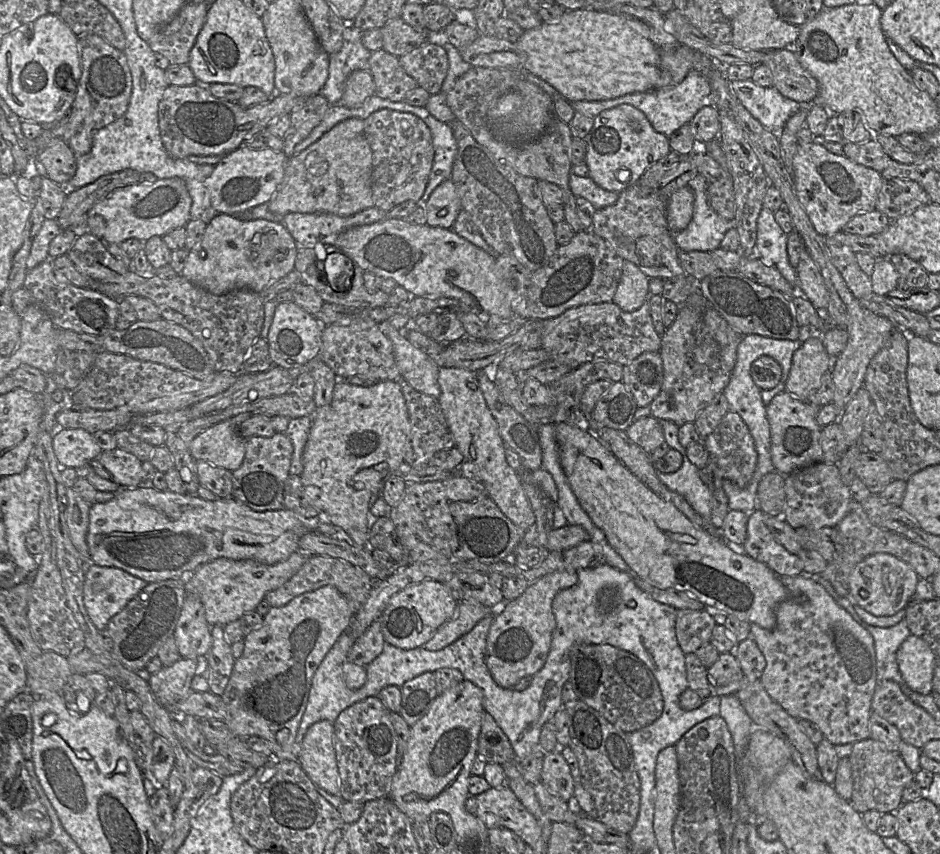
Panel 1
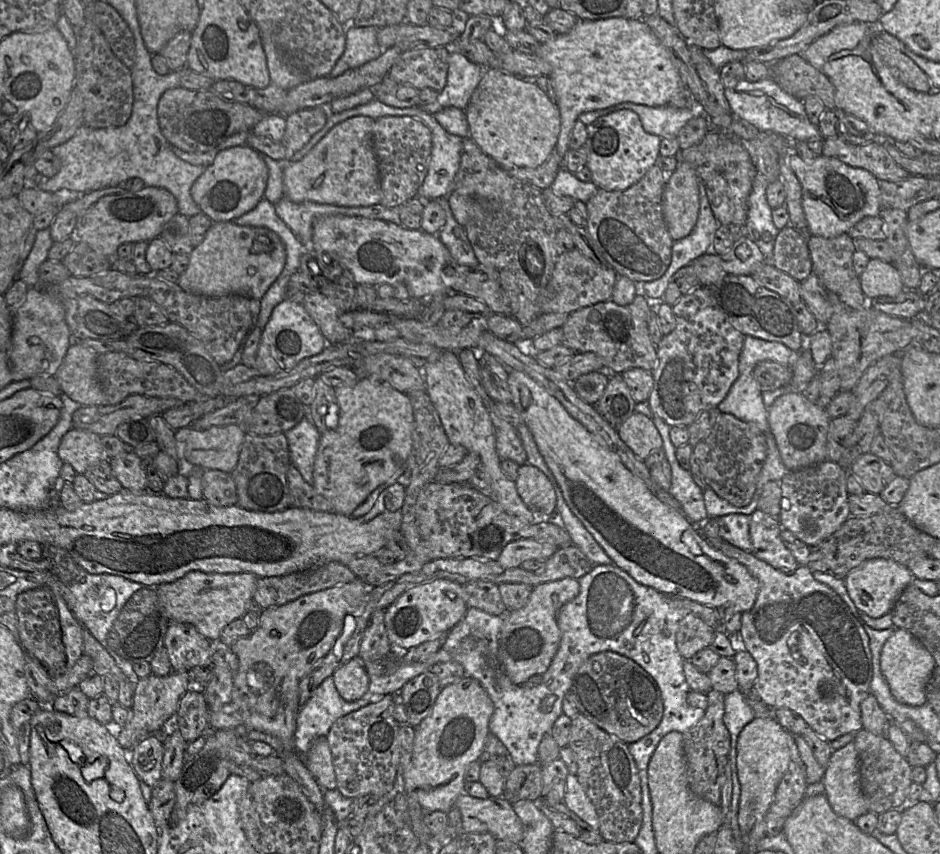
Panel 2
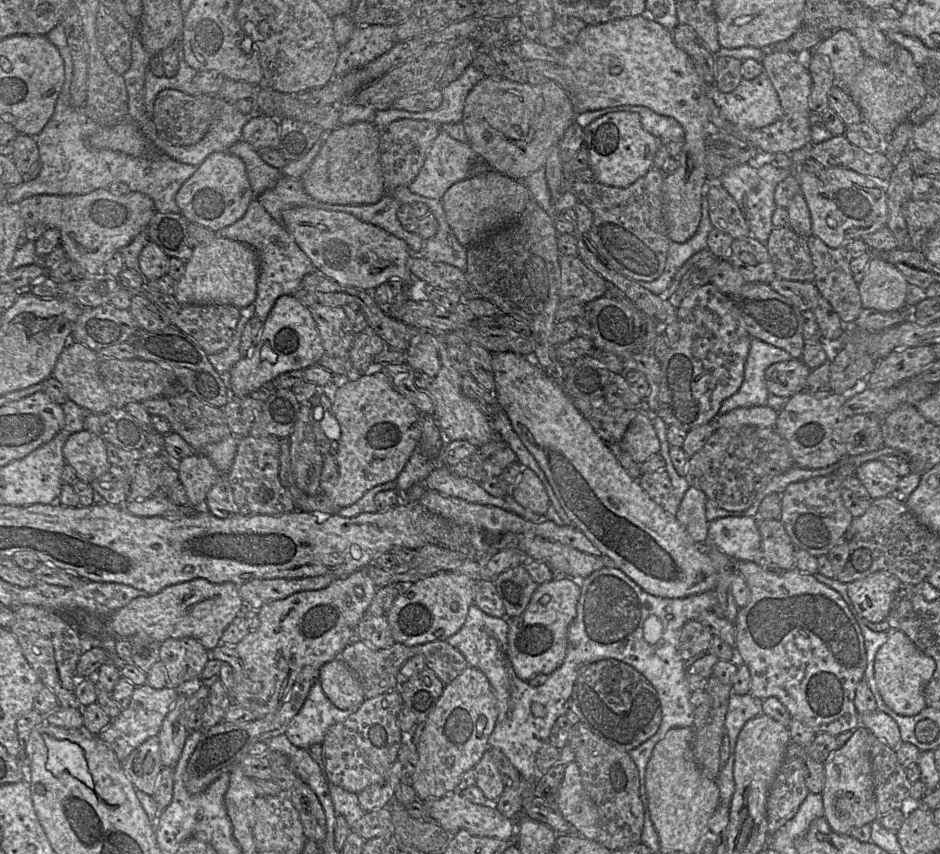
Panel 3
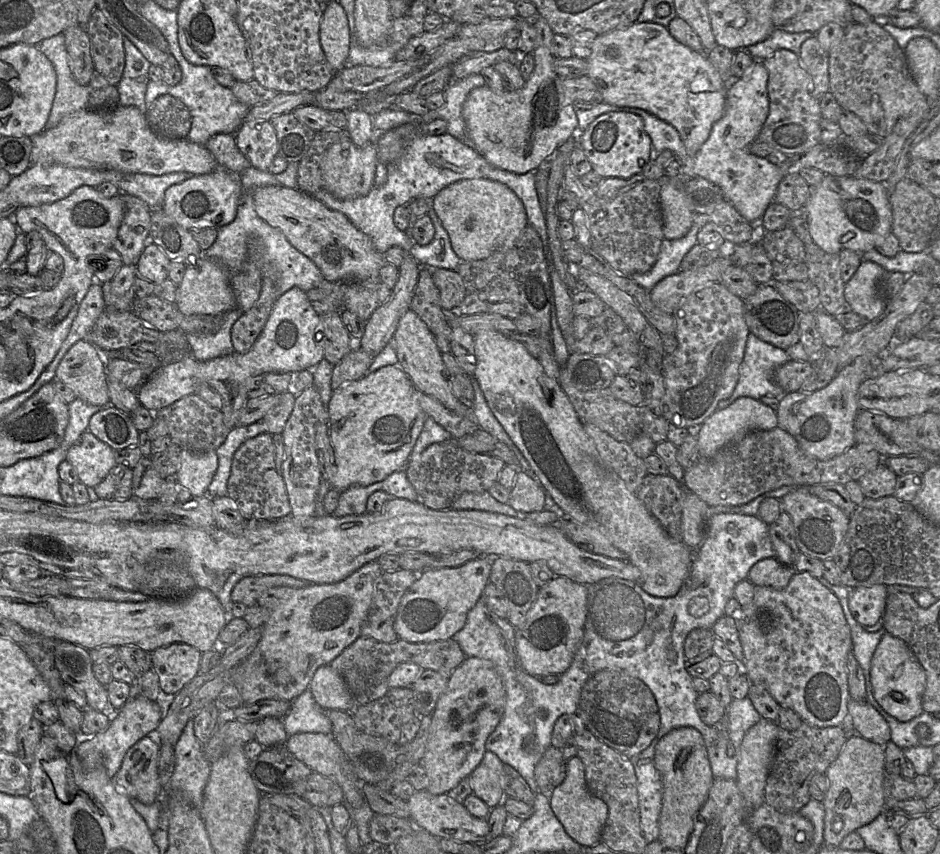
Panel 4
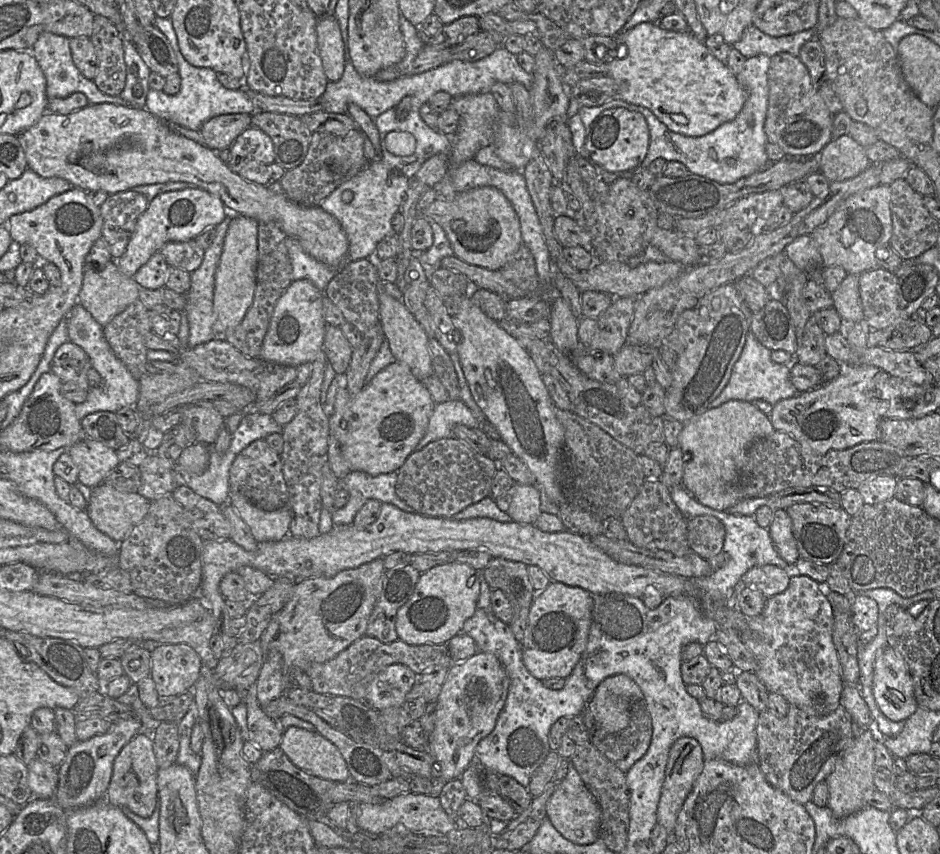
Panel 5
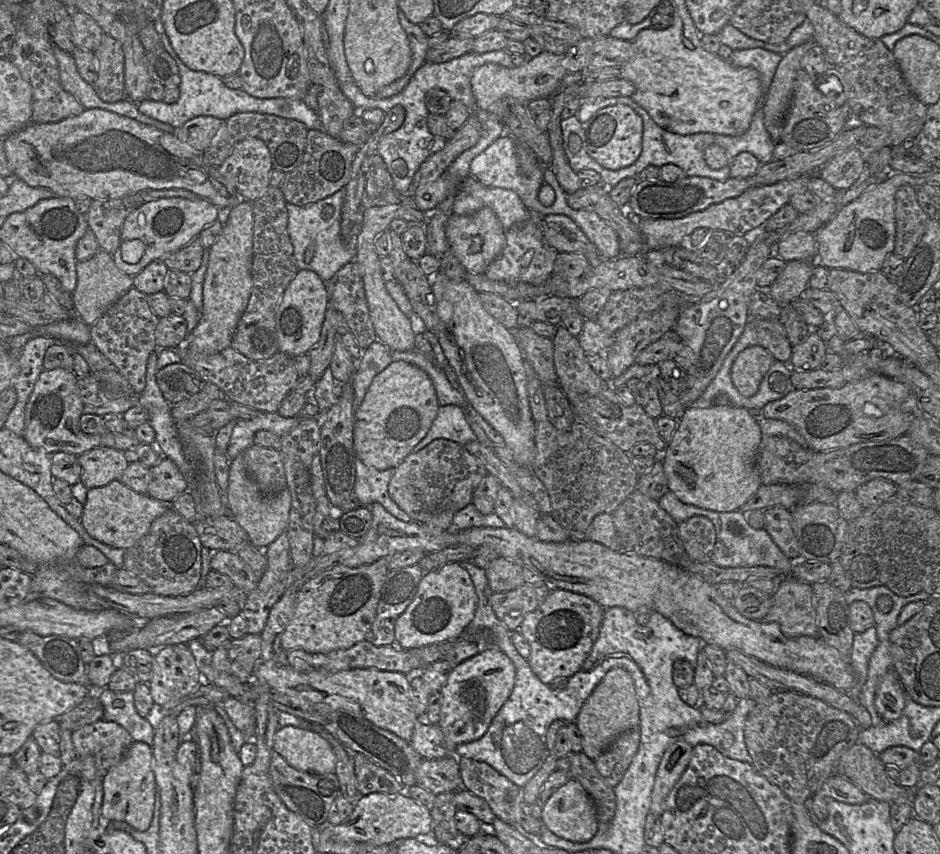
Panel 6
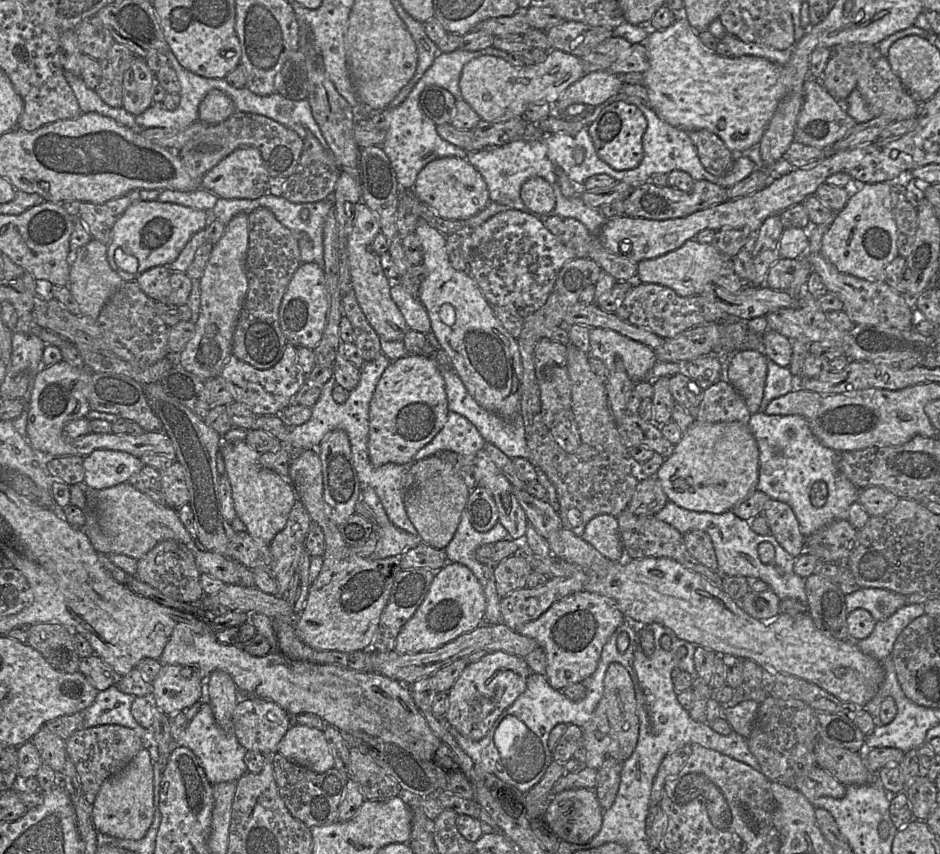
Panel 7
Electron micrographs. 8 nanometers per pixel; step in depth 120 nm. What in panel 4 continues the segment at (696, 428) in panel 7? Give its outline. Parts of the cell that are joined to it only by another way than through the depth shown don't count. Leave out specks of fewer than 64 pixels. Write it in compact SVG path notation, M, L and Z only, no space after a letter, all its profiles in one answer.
M749 397L736 399L721 411L715 411L697 429L699 458L715 455L726 445L741 439L745 434L754 430L769 431L778 427L777 413L760 400Z

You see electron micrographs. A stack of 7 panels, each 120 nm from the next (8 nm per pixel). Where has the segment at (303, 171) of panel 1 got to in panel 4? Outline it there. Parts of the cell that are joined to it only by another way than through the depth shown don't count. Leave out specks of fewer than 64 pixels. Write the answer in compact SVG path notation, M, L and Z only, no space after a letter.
M343 136L340 141L332 144L324 153L321 162L323 189L339 199L353 199L367 195L375 186L377 166L377 148L375 143L359 147L350 136Z

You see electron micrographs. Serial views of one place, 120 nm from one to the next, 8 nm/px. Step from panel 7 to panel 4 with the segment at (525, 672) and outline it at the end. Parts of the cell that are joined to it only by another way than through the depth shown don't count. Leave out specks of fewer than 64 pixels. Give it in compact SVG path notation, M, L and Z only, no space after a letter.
M466 657L447 678L447 686L431 714L428 741L421 765L428 777L427 791L433 795L448 793L462 779L469 777L486 752L485 743L498 725L505 706L505 690L493 663L478 657Z

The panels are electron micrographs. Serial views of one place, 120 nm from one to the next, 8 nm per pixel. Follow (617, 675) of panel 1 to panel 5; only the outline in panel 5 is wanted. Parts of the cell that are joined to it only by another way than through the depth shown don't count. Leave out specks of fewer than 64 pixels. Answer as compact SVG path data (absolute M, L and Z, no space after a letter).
M644 698L632 704L629 712L629 723L623 730L608 731L596 727L589 730L592 744L624 773L627 773L647 752L651 743L652 732L652 719Z

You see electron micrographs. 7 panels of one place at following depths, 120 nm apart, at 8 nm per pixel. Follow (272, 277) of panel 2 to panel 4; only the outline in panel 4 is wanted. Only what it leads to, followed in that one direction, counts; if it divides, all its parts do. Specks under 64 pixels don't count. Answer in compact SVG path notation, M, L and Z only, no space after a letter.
M202 254L193 265L187 264L185 274L178 285L176 305L184 315L222 315L237 307L236 298L230 284L231 275L217 260Z

